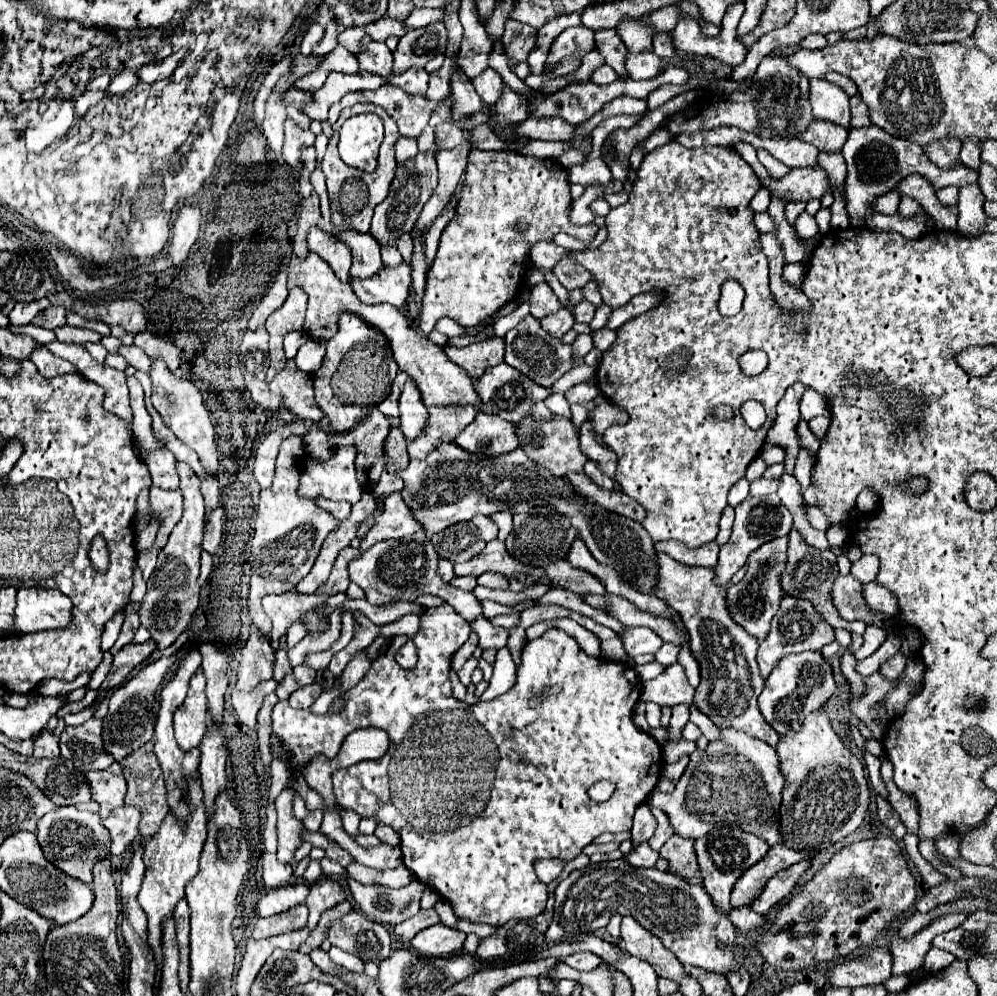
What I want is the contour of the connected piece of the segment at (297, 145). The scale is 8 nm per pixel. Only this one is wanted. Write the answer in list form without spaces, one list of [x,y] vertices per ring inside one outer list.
[[[292,119],[284,121],[284,161],[294,169],[300,171],[300,149],[302,145],[312,145],[314,143],[314,133],[312,131],[304,131],[298,125],[294,125]]]

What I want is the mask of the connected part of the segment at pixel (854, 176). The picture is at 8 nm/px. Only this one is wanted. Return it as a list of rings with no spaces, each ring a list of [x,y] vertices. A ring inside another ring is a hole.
[[[876,125],[864,127],[864,129],[850,129],[848,139],[842,147],[842,155],[848,165],[848,179],[846,179],[846,191],[848,191],[848,211],[852,215],[852,225],[862,227],[866,219],[872,215],[870,205],[884,193],[888,193],[896,185],[896,171],[902,177],[918,173],[924,175],[936,189],[954,185],[962,187],[968,183],[978,181],[978,171],[964,167],[960,161],[956,161],[950,169],[940,169],[936,167],[924,153],[924,149],[918,143],[906,141],[906,139],[896,139],[888,135],[886,131],[878,129]]]

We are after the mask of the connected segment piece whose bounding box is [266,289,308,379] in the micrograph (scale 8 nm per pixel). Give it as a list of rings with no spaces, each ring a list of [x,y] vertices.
[[[292,289],[286,303],[270,315],[266,321],[266,329],[270,333],[270,369],[268,379],[272,379],[278,371],[284,369],[286,357],[282,349],[282,339],[290,331],[300,331],[304,325],[304,313],[306,313],[306,293],[302,289]]]

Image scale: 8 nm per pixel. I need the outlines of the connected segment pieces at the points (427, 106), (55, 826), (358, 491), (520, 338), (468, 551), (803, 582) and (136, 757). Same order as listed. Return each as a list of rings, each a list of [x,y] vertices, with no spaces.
[[[385,84],[375,91],[357,91],[347,93],[340,102],[333,104],[328,112],[328,122],[333,125],[339,112],[357,103],[380,105],[398,125],[400,135],[416,137],[426,127],[430,113],[436,103],[428,103],[420,95],[408,95],[398,87]]]
[[[58,807],[46,813],[38,821],[36,837],[44,851],[44,857],[58,867],[64,875],[92,883],[92,867],[98,859],[106,857],[110,851],[110,835],[100,823],[102,819],[90,811],[78,811],[76,807]]]
[[[354,447],[336,449],[328,461],[306,461],[300,473],[298,495],[304,499],[332,499],[354,505],[362,497],[362,487],[354,469]]]
[[[526,315],[522,323],[518,323],[512,331],[508,331],[504,341],[506,341],[504,361],[510,367],[524,373],[526,377],[530,377],[540,387],[550,387],[556,379],[560,379],[566,371],[572,369],[572,347],[562,345],[562,341],[556,337],[550,337],[542,329],[540,321],[536,321],[532,315]]]
[[[476,515],[470,521],[452,525],[442,533],[432,535],[432,545],[442,559],[452,563],[470,561],[478,555],[488,541],[498,535],[496,523],[486,515]]]
[[[796,533],[796,539],[790,539],[790,545],[788,545],[788,561],[786,561],[786,569],[782,571],[780,575],[780,585],[784,589],[786,595],[790,597],[796,597],[796,599],[806,599],[814,605],[816,613],[828,623],[832,625],[834,629],[838,627],[844,627],[852,633],[864,633],[866,629],[866,623],[862,621],[846,621],[846,619],[840,619],[838,613],[834,613],[834,605],[830,605],[830,585],[834,583],[834,577],[838,577],[838,565],[836,565],[836,555],[828,549],[814,549],[810,545],[806,545],[800,535]]]
[[[148,741],[146,745],[142,745],[140,749],[136,749],[130,757],[126,757],[126,761],[120,763],[124,769],[124,777],[128,783],[128,793],[126,793],[126,805],[138,807],[142,817],[140,817],[140,835],[142,837],[152,837],[162,819],[168,813],[168,801],[166,801],[166,785],[164,785],[164,777],[162,777],[162,769],[160,763],[154,755],[154,741]]]

